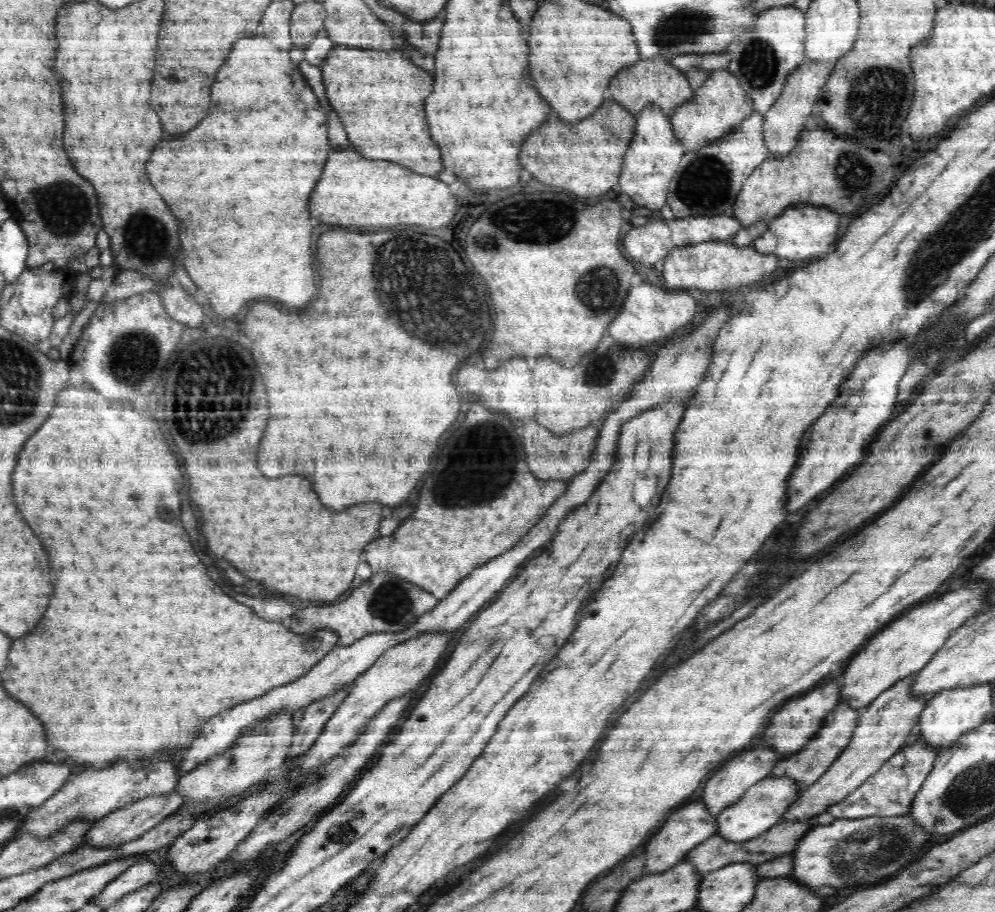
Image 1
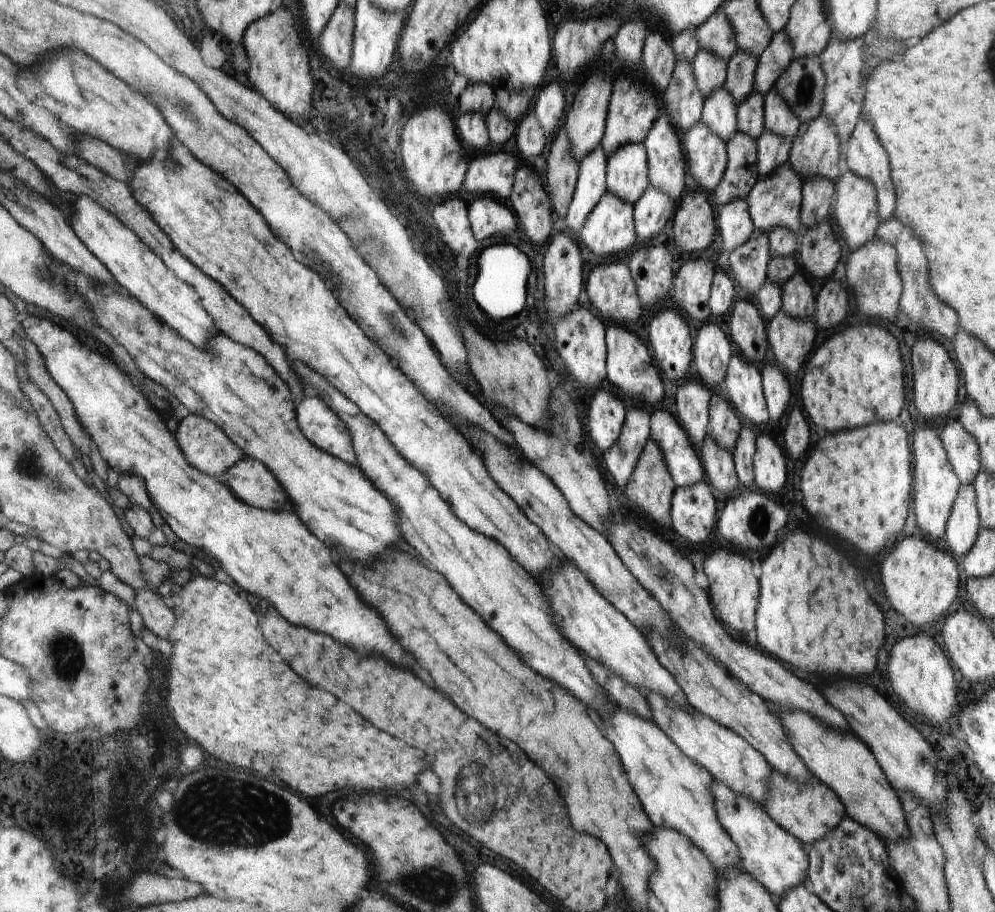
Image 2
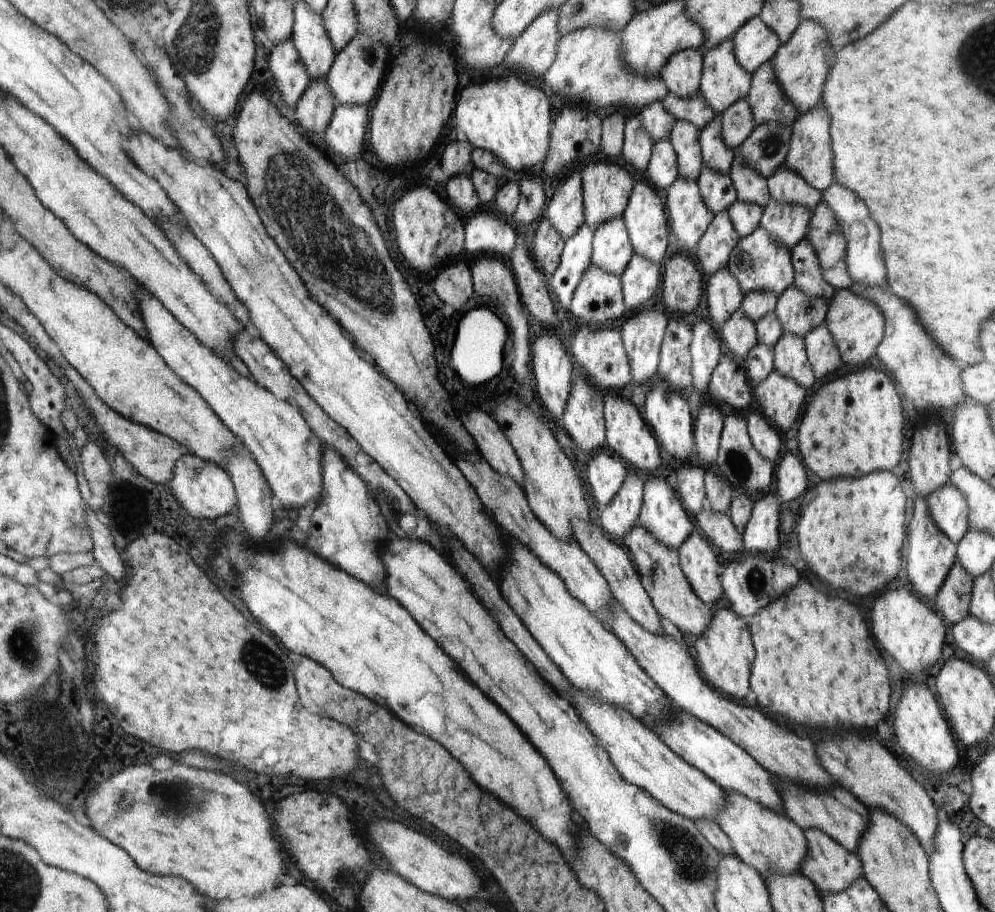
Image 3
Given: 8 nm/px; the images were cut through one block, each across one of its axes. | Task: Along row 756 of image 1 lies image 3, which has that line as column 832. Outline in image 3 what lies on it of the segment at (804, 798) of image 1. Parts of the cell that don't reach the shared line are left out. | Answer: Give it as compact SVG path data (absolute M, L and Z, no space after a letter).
M809 828L805 830L806 842L808 843L809 853L806 860L802 862L800 872L810 879L810 882L817 886L820 893L840 894L842 890L846 890L848 886L852 886L858 878L862 878L864 867L861 858L857 853L852 854L845 847L840 846L836 840L830 838L830 835L824 834L817 828Z

